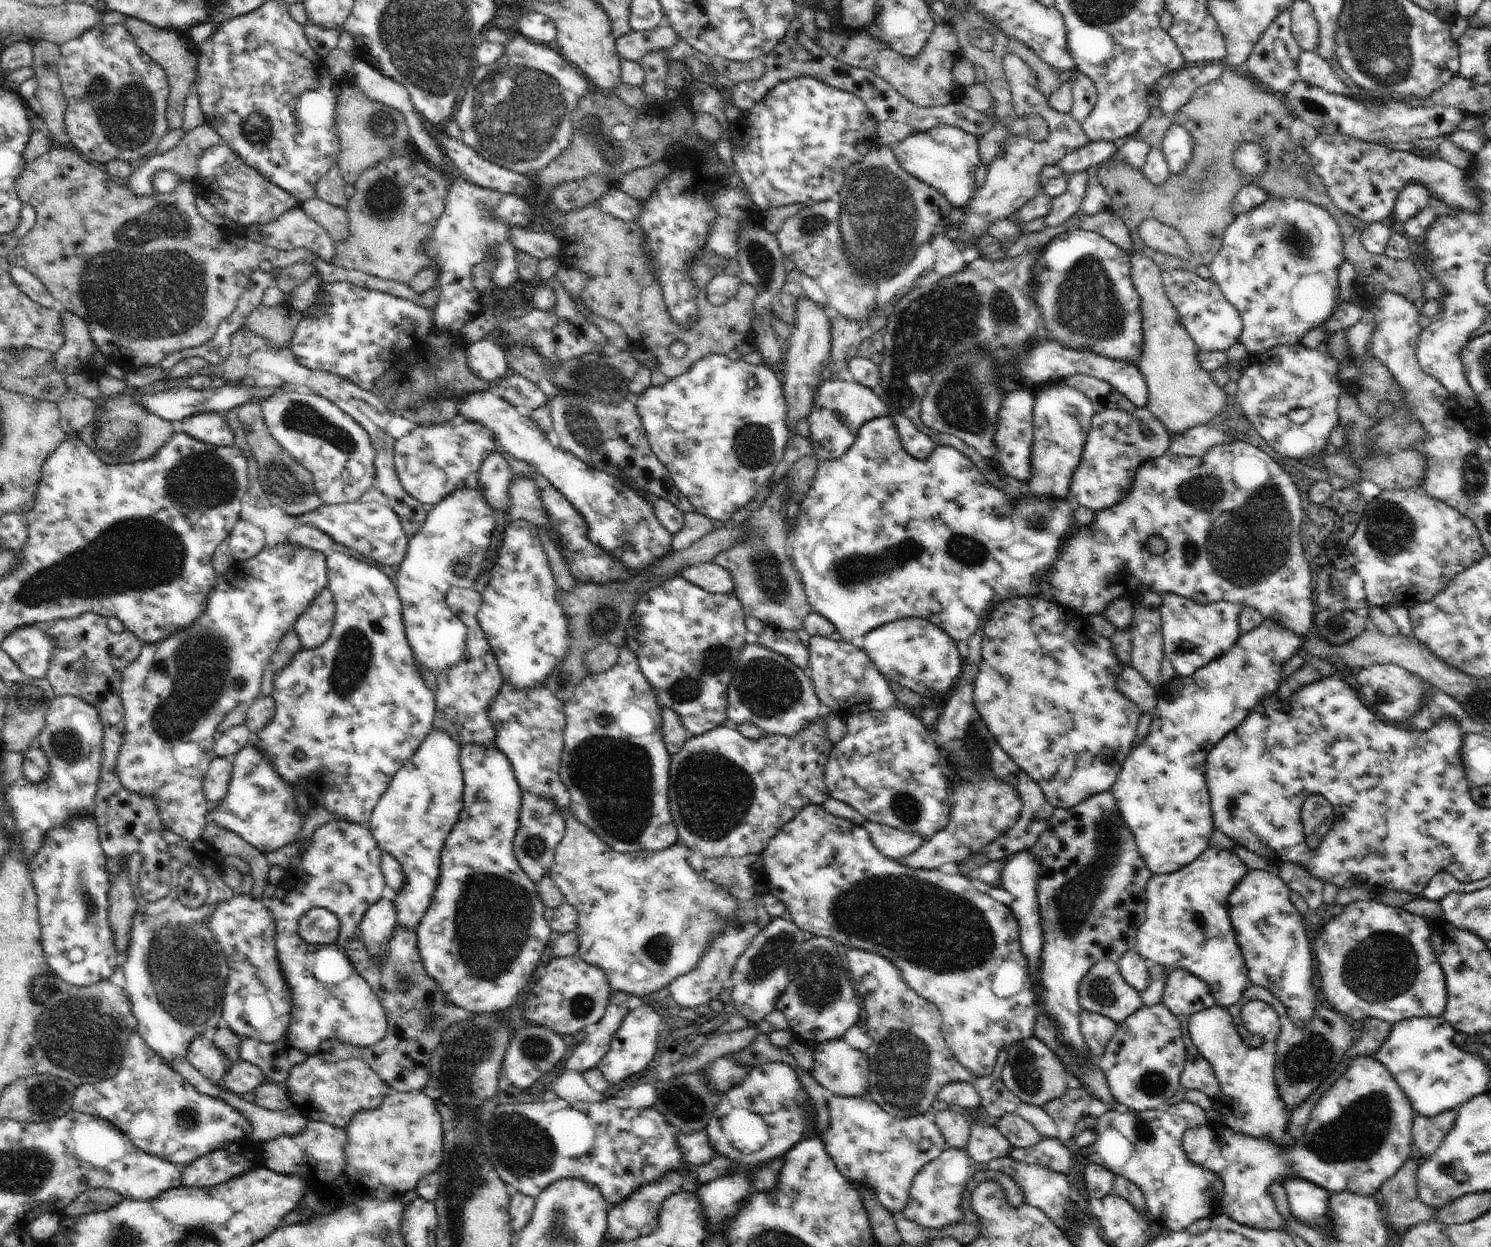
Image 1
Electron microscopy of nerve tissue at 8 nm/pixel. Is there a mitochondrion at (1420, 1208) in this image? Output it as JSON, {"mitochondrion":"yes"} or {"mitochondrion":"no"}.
{"mitochondrion":"no"}

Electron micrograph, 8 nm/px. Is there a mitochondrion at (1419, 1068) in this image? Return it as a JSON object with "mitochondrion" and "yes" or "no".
{"mitochondrion":"no"}

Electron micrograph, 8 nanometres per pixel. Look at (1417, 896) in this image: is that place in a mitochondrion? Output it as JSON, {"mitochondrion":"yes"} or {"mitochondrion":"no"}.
{"mitochondrion":"no"}

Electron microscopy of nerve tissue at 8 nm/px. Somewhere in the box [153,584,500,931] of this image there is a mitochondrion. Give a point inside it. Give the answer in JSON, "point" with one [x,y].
{"point":[352,658]}

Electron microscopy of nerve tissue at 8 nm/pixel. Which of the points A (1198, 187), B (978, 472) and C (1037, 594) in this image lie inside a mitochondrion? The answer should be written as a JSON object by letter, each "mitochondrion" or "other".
{"A":"mitochondrion","B":"other","C":"other"}

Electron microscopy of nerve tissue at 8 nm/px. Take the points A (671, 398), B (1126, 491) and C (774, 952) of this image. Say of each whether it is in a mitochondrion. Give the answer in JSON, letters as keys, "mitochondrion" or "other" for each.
{"A":"other","B":"other","C":"mitochondrion"}

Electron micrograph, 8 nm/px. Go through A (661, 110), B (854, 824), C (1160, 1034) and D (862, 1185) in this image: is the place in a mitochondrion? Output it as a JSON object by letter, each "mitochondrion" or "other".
{"A":"other","B":"other","C":"other","D":"other"}

